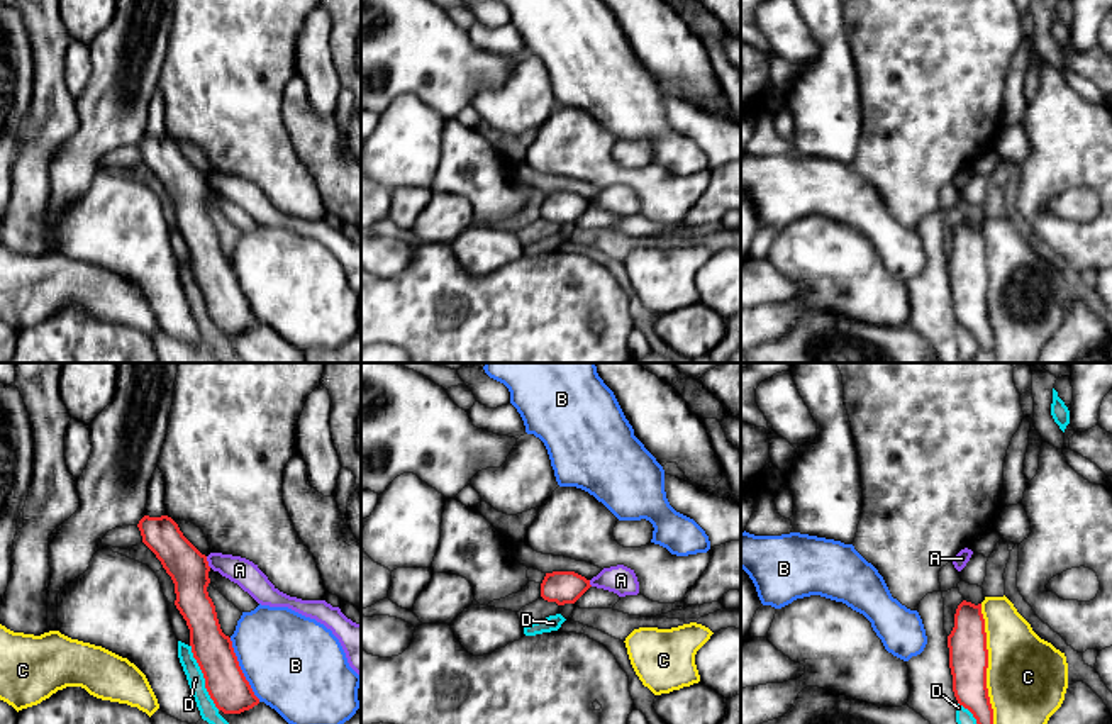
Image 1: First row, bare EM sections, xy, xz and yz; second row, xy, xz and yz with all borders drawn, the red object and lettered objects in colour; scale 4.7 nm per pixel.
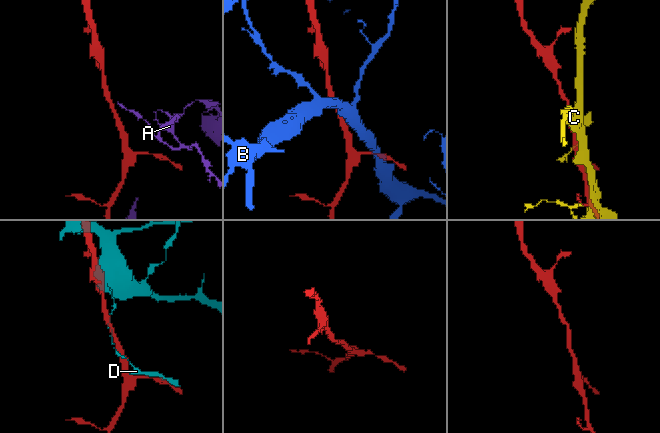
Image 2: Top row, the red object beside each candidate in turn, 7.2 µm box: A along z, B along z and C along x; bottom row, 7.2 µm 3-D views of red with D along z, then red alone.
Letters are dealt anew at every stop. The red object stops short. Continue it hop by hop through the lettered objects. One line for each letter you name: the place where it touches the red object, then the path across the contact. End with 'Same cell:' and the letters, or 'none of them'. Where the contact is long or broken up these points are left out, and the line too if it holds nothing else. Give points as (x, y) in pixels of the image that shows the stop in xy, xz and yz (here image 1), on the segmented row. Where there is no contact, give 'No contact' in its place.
Same cell: none of them

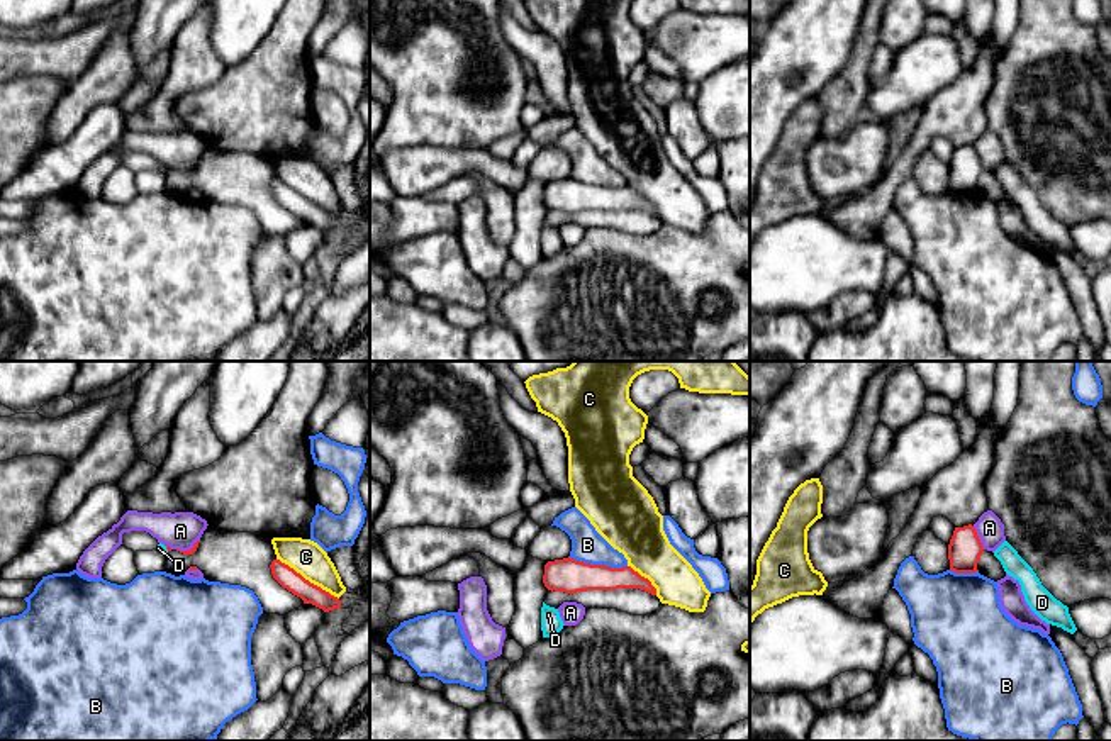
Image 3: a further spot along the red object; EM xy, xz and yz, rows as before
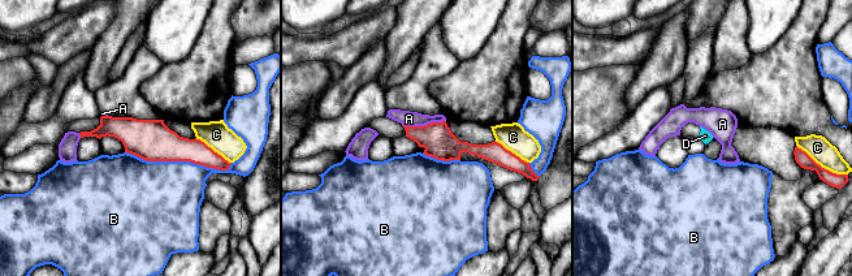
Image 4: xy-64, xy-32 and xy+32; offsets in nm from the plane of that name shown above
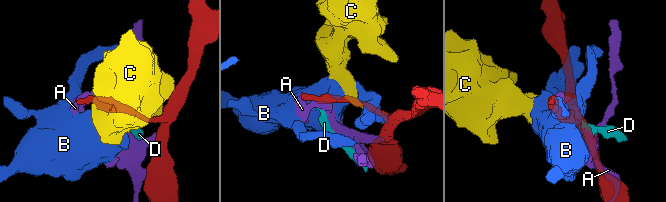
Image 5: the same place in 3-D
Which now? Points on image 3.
Same cell: none of them

